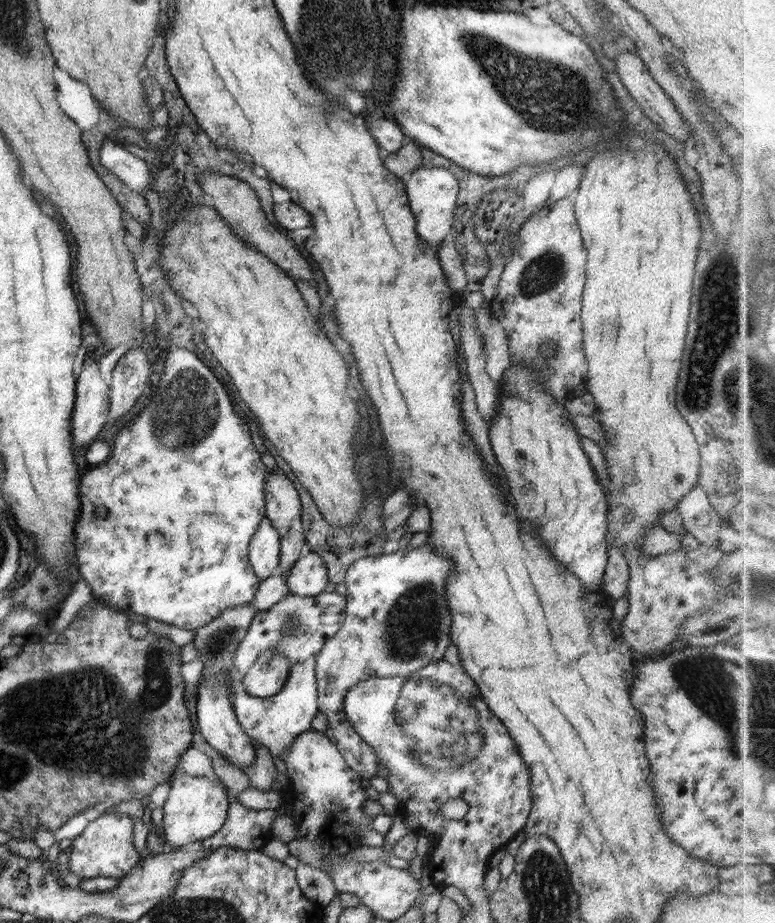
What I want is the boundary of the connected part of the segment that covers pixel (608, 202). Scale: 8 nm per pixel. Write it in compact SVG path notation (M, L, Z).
M647 139L640 142L622 144L618 150L604 150L596 158L590 160L590 164L584 167L584 177L580 182L578 195L573 203L578 228L582 235L583 246L587 251L586 282L582 297L582 320L583 350L588 362L588 375L586 375L585 388L594 397L594 410L597 419L604 430L606 445L602 445L602 452L606 458L606 472L610 476L610 484L607 485L609 514L608 545L620 548L620 551L628 548L641 548L644 544L644 536L652 526L659 526L658 518L664 512L675 510L684 496L692 492L692 488L700 478L700 449L696 441L692 427L676 408L675 395L681 371L682 355L684 354L684 342L690 320L691 298L693 289L693 276L698 258L699 243L702 237L702 228L698 220L697 210L692 200L692 194L688 192L688 186L682 181L678 173L674 158L664 151L661 145L650 143Z

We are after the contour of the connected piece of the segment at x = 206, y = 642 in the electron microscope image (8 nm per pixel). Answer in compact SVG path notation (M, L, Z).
M252 604L245 606L236 606L233 608L226 608L220 616L214 618L209 624L206 624L203 628L195 630L195 638L191 641L199 653L199 660L202 662L202 674L198 678L198 684L196 685L197 702L196 702L196 722L198 722L198 730L200 730L201 736L215 748L229 763L236 766L248 766L256 760L256 751L254 745L250 741L248 733L244 731L244 728L237 722L237 717L234 713L232 706L232 700L230 696L230 663L234 657L234 652L238 647L238 644L245 638L246 631L248 631L250 624L255 618L256 610Z

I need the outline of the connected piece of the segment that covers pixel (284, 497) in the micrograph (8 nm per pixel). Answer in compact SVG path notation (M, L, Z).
M279 472L268 473L264 480L266 517L283 537L292 528L294 518L301 516L302 505L290 480Z

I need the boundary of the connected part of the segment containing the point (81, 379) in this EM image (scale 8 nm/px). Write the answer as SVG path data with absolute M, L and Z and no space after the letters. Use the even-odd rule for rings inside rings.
M86 356L75 380L76 400L72 413L72 442L82 448L97 440L100 430L110 422L109 387L102 379L94 356Z

